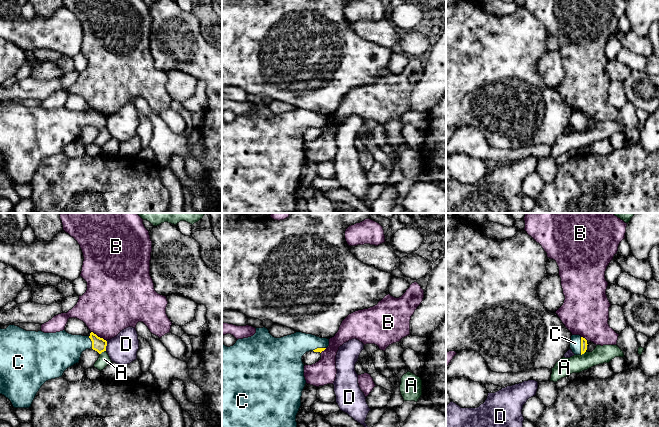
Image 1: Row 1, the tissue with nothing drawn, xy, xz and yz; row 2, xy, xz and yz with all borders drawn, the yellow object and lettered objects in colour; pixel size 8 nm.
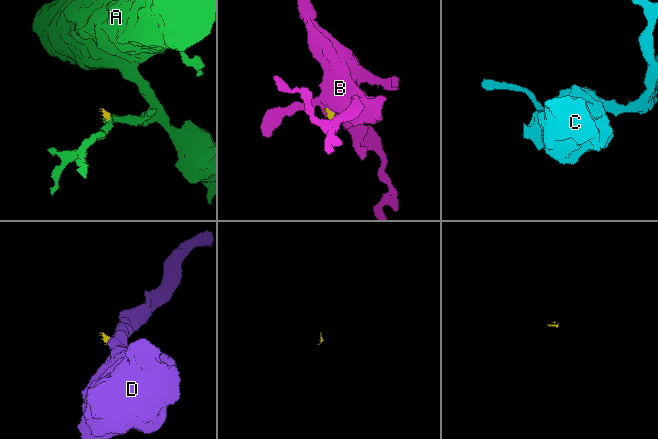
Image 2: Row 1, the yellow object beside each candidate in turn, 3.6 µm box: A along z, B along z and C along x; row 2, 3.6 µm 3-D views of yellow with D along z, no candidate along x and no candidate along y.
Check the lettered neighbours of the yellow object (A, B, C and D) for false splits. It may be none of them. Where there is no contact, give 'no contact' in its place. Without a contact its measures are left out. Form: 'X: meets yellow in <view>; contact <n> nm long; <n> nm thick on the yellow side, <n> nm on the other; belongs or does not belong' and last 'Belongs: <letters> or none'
A: meets yellow in xy; contact 60 nm long; 110 nm thick on the yellow side, 90 nm on the other; does not belong
B: meets yellow in xy; contact 150 nm long; 110 nm thick on the yellow side, 440 nm on the other; does not belong
C: meets yellow in yz; contact 140 nm long; 50 nm thick on the yellow side, 100 nm on the other; belongs
D: meets yellow in xy; contact 80 nm long; 110 nm thick on the yellow side, 240 nm on the other; does not belong
Belongs: C

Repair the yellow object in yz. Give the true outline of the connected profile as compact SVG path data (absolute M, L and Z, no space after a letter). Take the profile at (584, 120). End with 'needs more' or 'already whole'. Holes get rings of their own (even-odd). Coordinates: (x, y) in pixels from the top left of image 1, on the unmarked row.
M572 111L570 116L570 125L575 131L582 131L587 126L587 116L580 111Z | needs more

